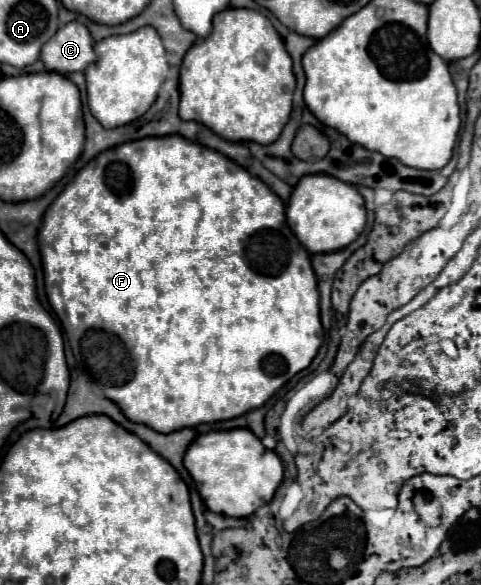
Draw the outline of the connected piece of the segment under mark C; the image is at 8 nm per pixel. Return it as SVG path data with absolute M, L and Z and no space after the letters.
M69 22L41 50L41 60L49 72L69 74L81 72L97 60L93 52L93 38L79 22Z

